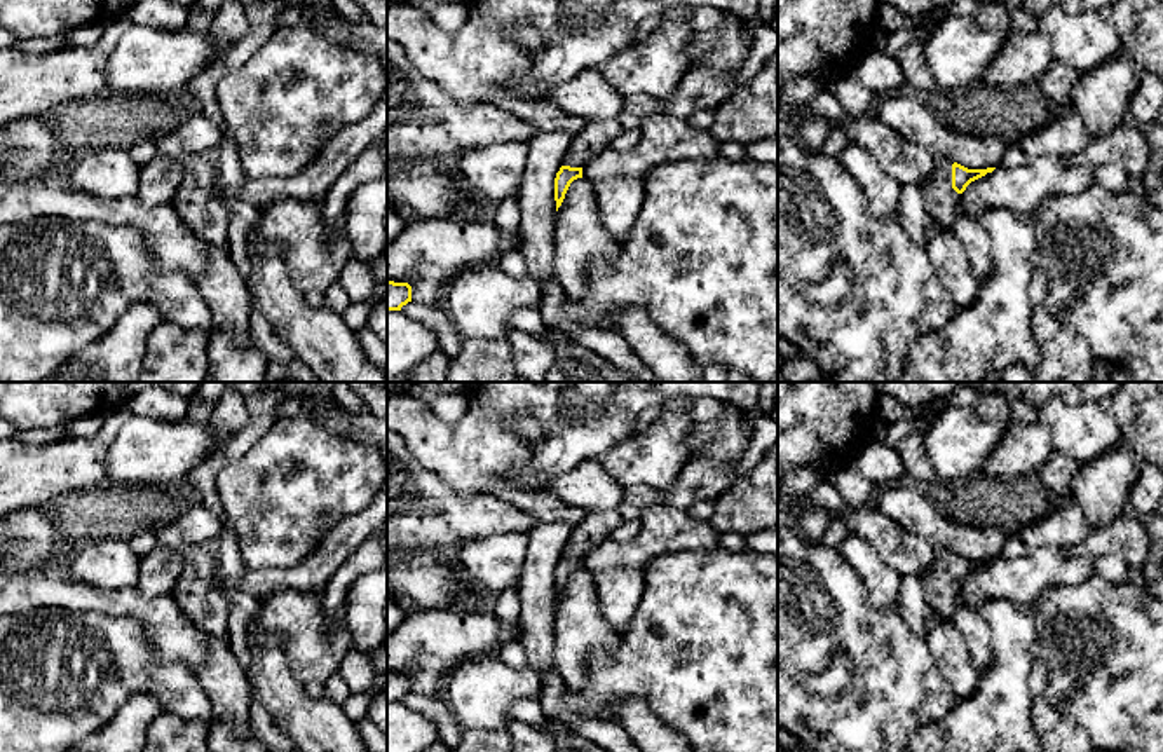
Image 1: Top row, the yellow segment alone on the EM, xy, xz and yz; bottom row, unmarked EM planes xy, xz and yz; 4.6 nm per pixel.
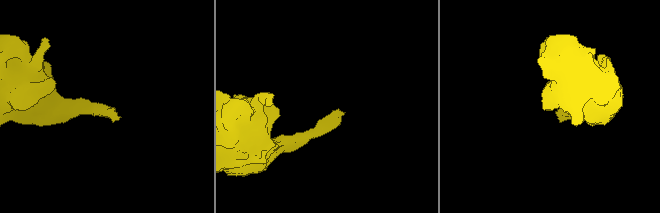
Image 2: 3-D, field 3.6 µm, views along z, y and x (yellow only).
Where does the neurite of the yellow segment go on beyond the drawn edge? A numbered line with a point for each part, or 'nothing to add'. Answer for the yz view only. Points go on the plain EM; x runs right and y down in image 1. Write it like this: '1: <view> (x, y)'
1: yz (940, 590)

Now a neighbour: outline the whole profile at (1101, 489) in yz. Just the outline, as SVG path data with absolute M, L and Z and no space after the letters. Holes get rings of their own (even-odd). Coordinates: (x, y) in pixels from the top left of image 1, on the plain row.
M1119 440L1100 457L1079 466L1071 482L1071 501L1079 506L1093 532L1107 529L1130 511L1130 492L1139 461Z

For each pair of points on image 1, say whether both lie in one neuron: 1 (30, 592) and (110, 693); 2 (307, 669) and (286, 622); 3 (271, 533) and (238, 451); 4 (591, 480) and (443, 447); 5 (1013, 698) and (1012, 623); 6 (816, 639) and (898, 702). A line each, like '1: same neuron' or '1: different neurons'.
1: different neurons
2: same neuron
3: different neurons
4: different neurons
5: same neuron
6: same neuron

